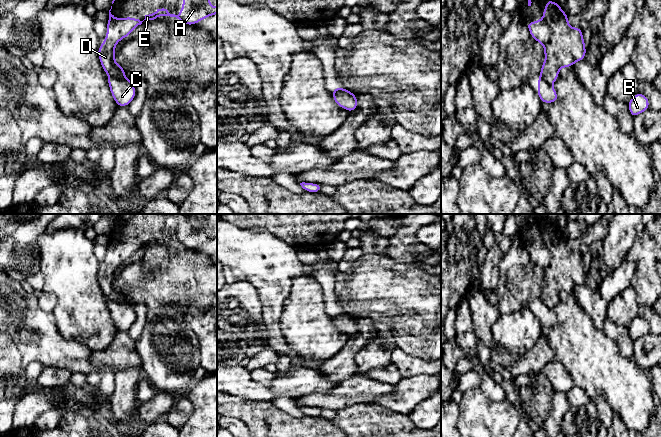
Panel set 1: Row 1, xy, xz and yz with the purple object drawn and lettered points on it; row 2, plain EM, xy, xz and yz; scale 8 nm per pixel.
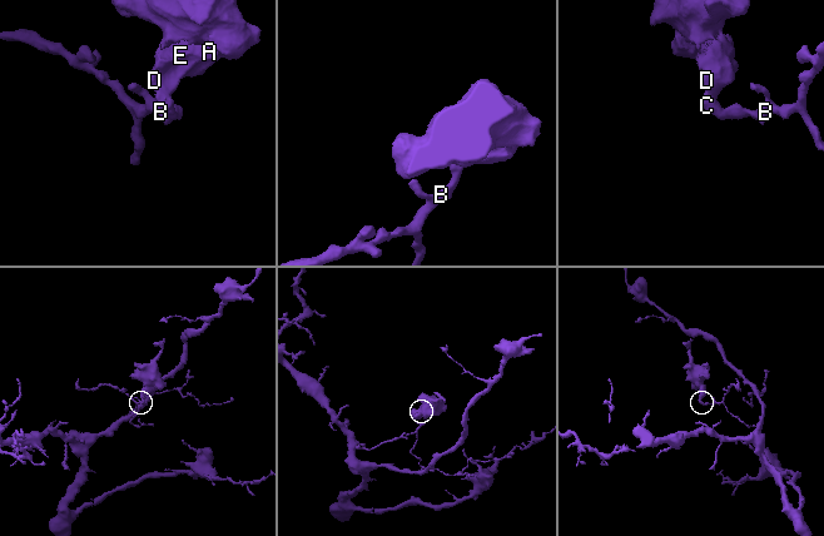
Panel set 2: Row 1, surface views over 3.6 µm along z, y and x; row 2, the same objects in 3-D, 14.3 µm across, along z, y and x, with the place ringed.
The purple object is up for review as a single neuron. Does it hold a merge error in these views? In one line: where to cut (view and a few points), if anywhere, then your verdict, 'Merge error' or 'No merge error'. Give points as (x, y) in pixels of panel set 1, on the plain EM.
Split along xy (110, 298), (125, 303). Merge error

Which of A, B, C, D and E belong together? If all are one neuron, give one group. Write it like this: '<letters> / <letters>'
A D E / B C

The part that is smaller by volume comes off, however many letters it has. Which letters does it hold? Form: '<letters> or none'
A, D, E

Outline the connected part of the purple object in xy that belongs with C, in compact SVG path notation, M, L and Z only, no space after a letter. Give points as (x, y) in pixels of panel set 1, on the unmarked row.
M110 299L107 305L111 318L119 331L128 330L135 322L136 314L131 304Z

